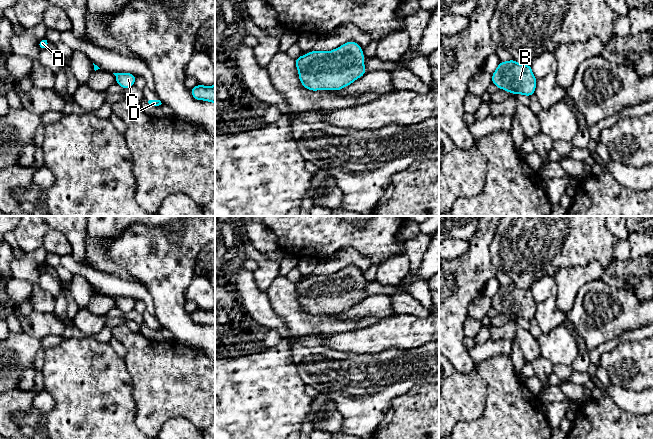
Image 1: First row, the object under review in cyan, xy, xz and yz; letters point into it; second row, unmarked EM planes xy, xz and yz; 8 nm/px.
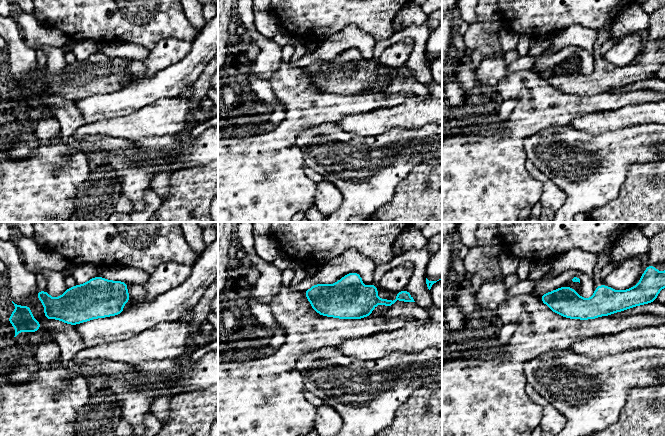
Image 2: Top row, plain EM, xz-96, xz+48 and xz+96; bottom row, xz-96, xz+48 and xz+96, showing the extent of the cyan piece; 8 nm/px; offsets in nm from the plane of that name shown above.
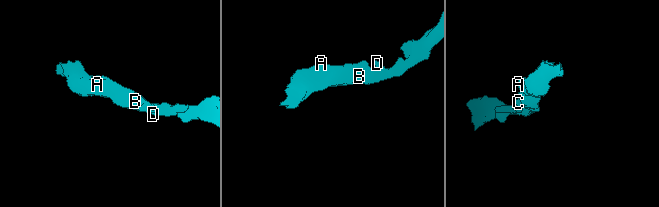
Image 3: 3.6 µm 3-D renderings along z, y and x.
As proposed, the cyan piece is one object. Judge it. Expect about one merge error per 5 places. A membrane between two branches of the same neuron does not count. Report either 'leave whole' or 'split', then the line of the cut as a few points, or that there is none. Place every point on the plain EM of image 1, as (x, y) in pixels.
leave whole; no cut

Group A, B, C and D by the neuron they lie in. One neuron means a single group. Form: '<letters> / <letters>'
A B C D

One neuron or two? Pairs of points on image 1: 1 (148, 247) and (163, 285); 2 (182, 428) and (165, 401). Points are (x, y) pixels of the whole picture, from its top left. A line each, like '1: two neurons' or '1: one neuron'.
1: one neuron
2: two neurons

